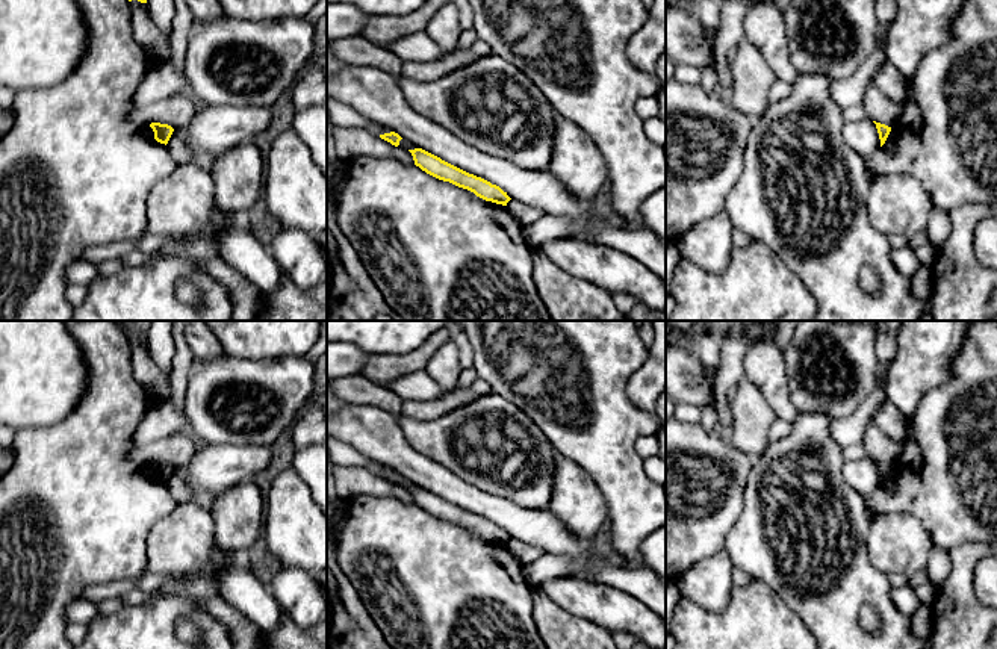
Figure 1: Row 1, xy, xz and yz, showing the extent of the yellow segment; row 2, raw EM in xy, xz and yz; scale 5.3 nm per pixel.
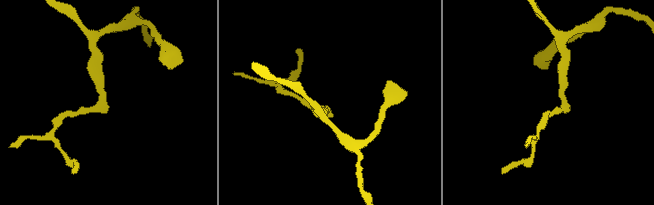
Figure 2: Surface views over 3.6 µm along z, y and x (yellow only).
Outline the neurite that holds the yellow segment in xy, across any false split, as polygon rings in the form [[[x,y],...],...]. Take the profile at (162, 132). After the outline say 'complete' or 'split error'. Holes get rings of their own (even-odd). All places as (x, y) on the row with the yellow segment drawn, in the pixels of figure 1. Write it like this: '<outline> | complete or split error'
[[[151,123],[150,127],[154,132],[154,139],[160,144],[168,144],[174,129],[168,124],[160,124],[160,123]]] | complete

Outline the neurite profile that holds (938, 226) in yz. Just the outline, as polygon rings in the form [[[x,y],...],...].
[[[932,209],[926,224],[927,241],[935,247],[941,247],[947,241],[950,228],[952,219],[949,213]]]

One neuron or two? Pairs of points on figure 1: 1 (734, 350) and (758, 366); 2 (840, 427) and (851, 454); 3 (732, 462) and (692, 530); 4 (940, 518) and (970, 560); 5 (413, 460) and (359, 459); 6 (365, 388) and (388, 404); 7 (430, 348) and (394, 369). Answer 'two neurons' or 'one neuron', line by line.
1: two neurons
2: two neurons
3: one neuron
4: two neurons
5: two neurons
6: one neuron
7: one neuron

